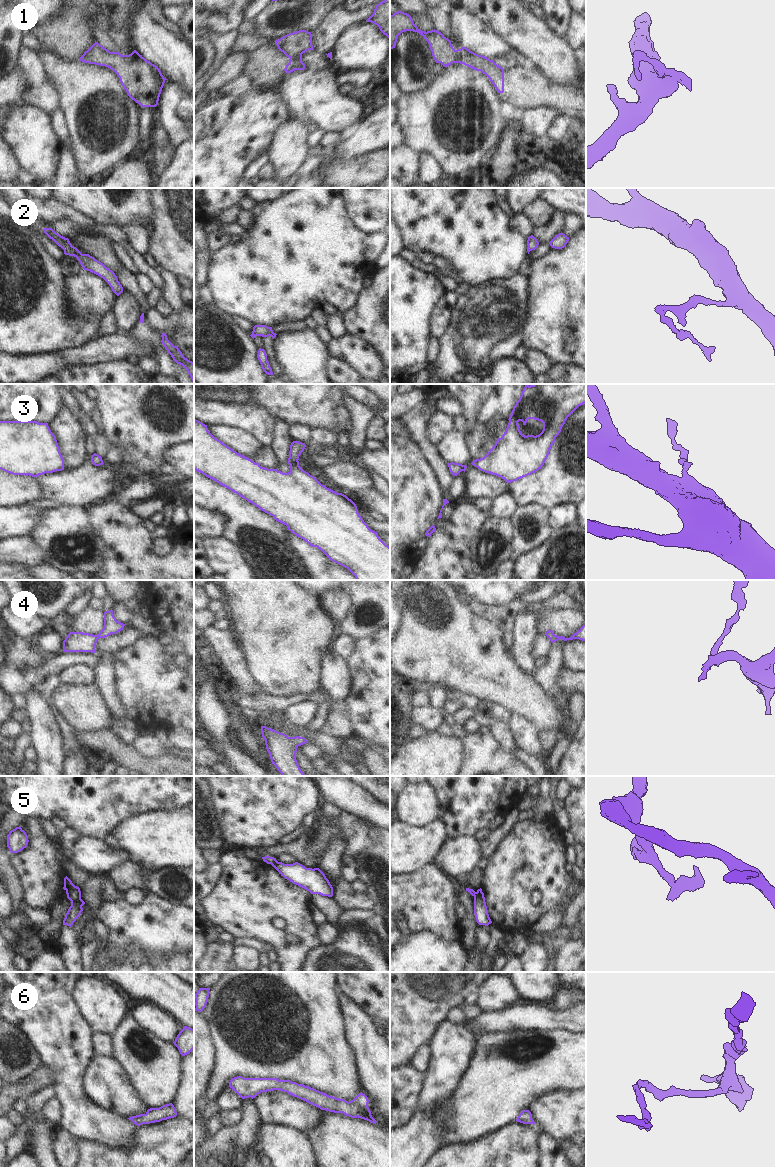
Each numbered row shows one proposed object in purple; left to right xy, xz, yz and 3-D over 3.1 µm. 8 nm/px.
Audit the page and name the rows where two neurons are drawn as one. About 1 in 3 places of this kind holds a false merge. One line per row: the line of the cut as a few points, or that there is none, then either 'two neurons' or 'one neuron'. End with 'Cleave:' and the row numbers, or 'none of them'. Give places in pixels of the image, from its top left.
1: no cut | one neuron
2: no cut | one neuron
3: no cut | one neuron
4: no cut | one neuron
5: xy (80, 895), (71, 901) | two neurons
6: no cut | one neuron
Cleave: 5

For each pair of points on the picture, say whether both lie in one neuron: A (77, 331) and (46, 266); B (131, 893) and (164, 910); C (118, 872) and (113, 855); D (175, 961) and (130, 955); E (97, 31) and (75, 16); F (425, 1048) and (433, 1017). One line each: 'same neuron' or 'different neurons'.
A: same neuron
B: different neurons
C: different neurons
D: same neuron
E: different neurons
F: different neurons

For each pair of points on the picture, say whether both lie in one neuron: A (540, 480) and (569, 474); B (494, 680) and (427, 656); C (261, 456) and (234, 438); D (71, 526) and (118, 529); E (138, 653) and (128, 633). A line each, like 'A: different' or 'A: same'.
A: same
B: same
C: same
D: different
E: different

